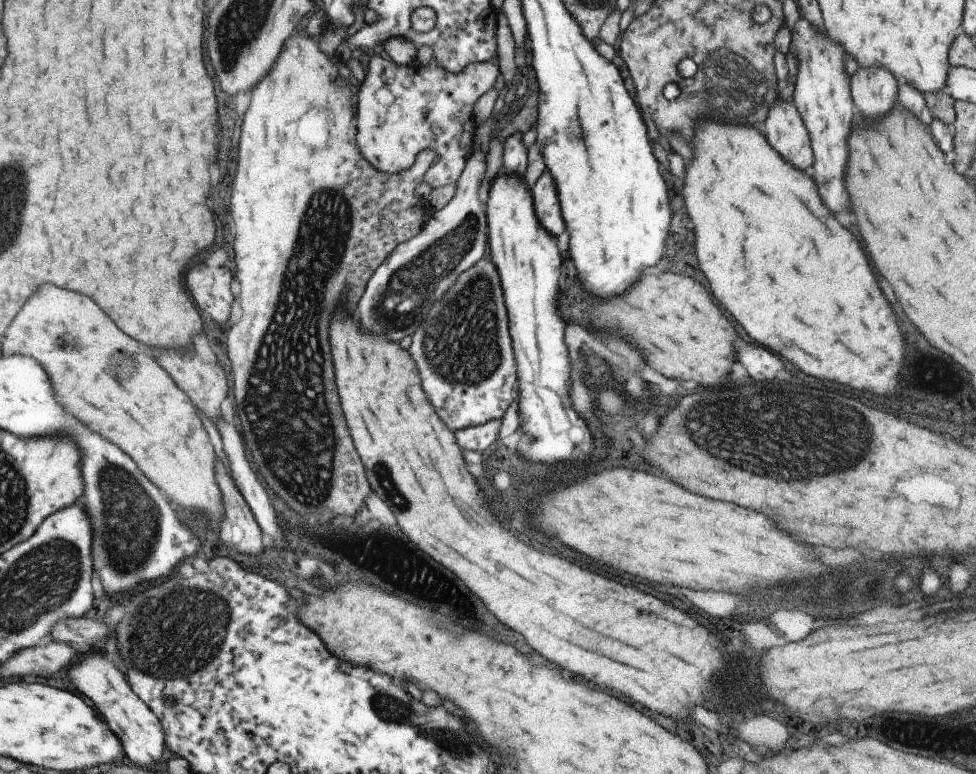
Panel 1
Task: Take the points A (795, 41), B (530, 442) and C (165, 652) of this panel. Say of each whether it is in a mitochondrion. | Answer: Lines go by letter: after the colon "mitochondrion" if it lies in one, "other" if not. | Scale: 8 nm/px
A: other
B: mitochondrion
C: mitochondrion

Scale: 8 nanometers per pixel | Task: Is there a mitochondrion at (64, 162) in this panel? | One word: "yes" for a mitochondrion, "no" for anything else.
no

